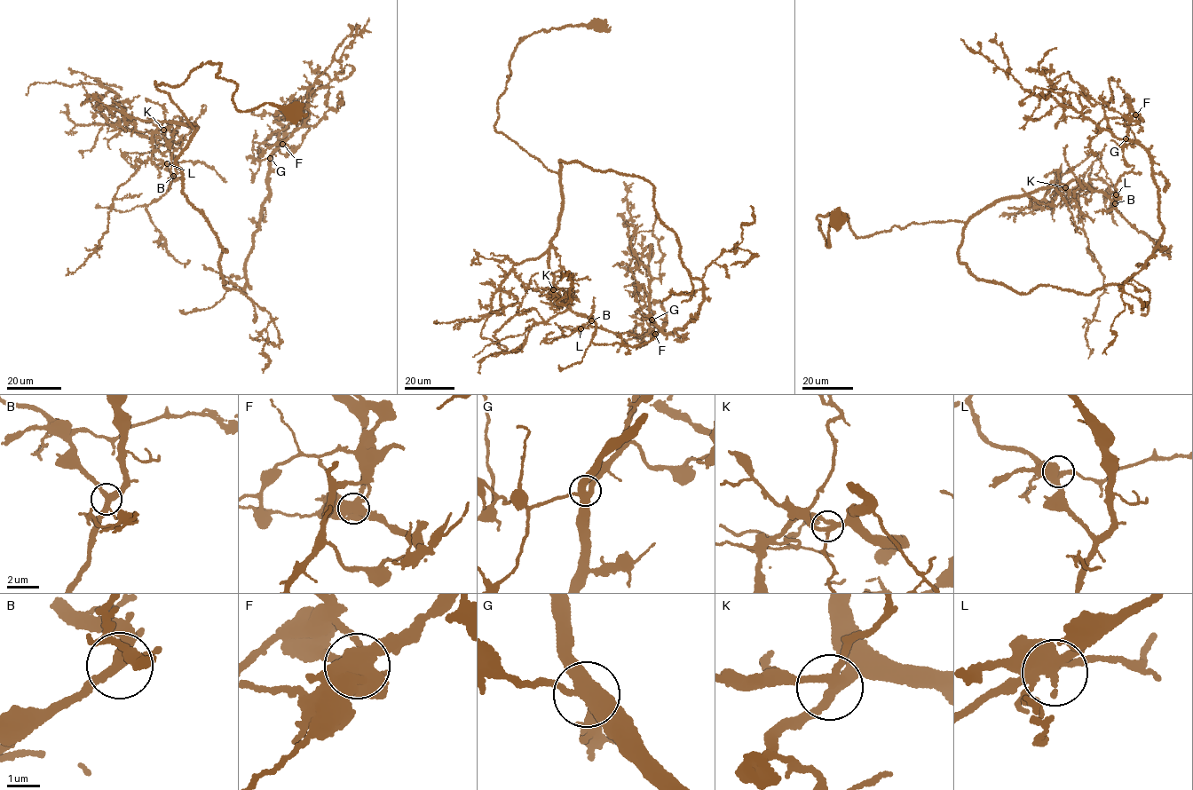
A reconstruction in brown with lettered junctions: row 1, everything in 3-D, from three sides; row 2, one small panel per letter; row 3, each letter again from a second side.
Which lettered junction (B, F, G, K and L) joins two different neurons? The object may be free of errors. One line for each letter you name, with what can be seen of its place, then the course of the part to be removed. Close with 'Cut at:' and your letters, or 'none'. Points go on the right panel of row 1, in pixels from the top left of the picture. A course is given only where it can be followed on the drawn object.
F: (1135, 114) | (1136, 114), (1128, 98), (1121, 106)
Cut at: F

